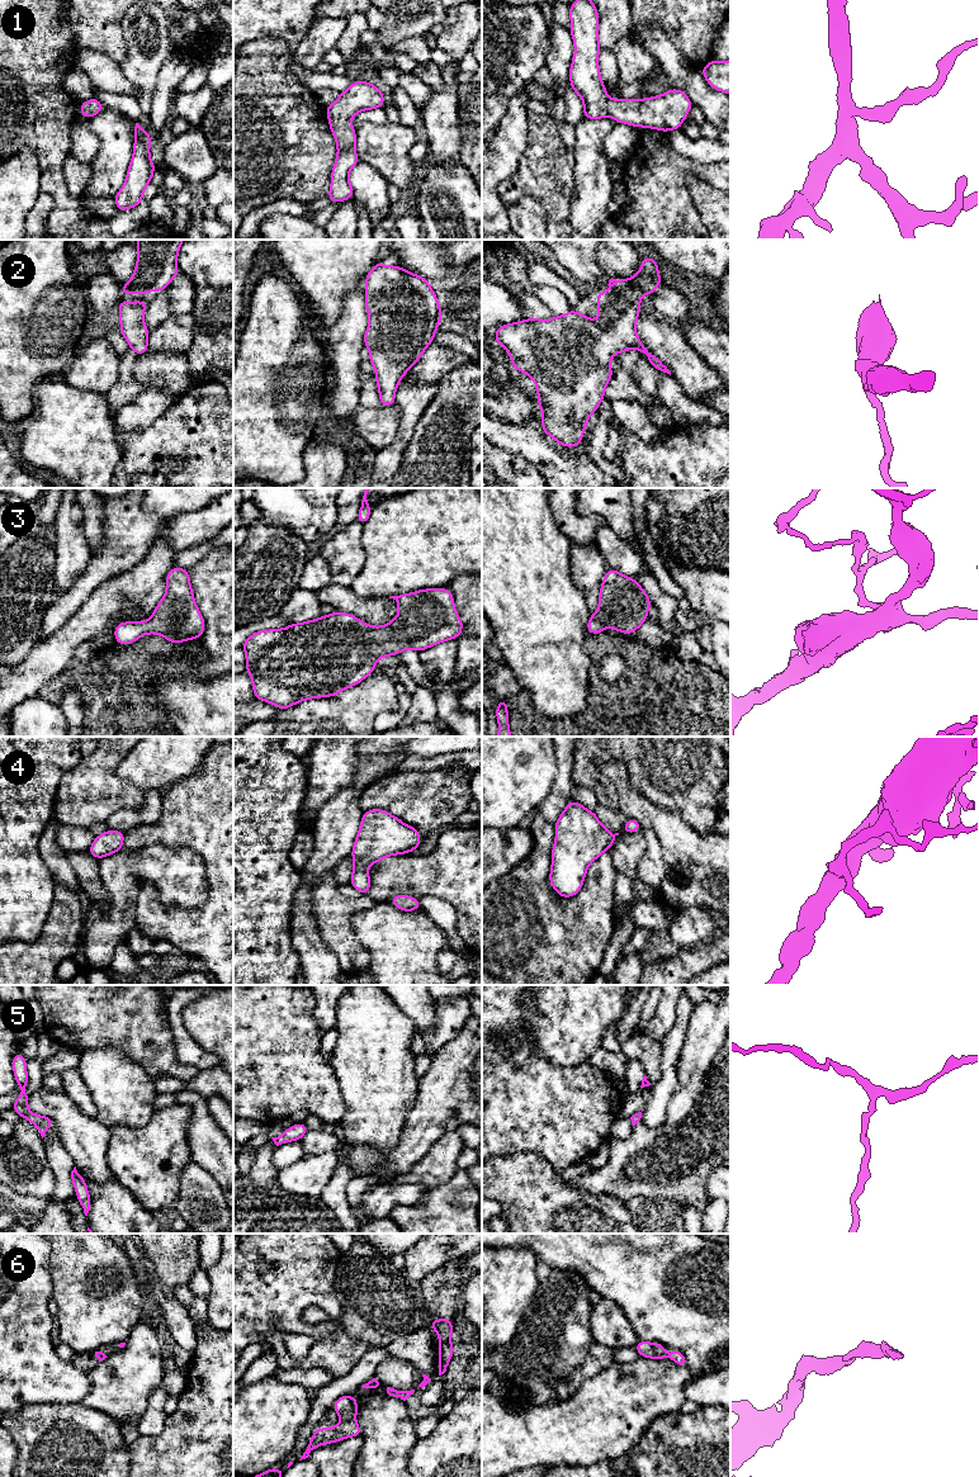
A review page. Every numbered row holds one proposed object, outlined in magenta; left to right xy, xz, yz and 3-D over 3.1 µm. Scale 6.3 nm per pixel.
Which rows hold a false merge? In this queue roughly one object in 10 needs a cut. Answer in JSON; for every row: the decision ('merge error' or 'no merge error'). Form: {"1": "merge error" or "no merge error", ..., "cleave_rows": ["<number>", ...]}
{"1": "no merge error", "2": "no merge error", "3": "no merge error", "4": "no merge error", "5": "no merge error", "6": "no merge error", "cleave_rows": []}

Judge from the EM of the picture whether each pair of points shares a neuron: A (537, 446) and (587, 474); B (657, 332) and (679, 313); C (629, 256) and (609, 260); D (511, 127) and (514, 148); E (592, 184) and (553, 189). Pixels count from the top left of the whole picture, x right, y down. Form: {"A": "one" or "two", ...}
{"A": "one", "B": "two", "C": "one", "D": "one", "E": "two"}

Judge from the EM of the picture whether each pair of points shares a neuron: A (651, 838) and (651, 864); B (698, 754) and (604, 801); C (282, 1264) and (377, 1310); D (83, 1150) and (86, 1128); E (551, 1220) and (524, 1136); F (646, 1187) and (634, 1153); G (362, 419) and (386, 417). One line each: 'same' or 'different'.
A: same
B: same
C: different
D: same
E: different
F: same
G: same

